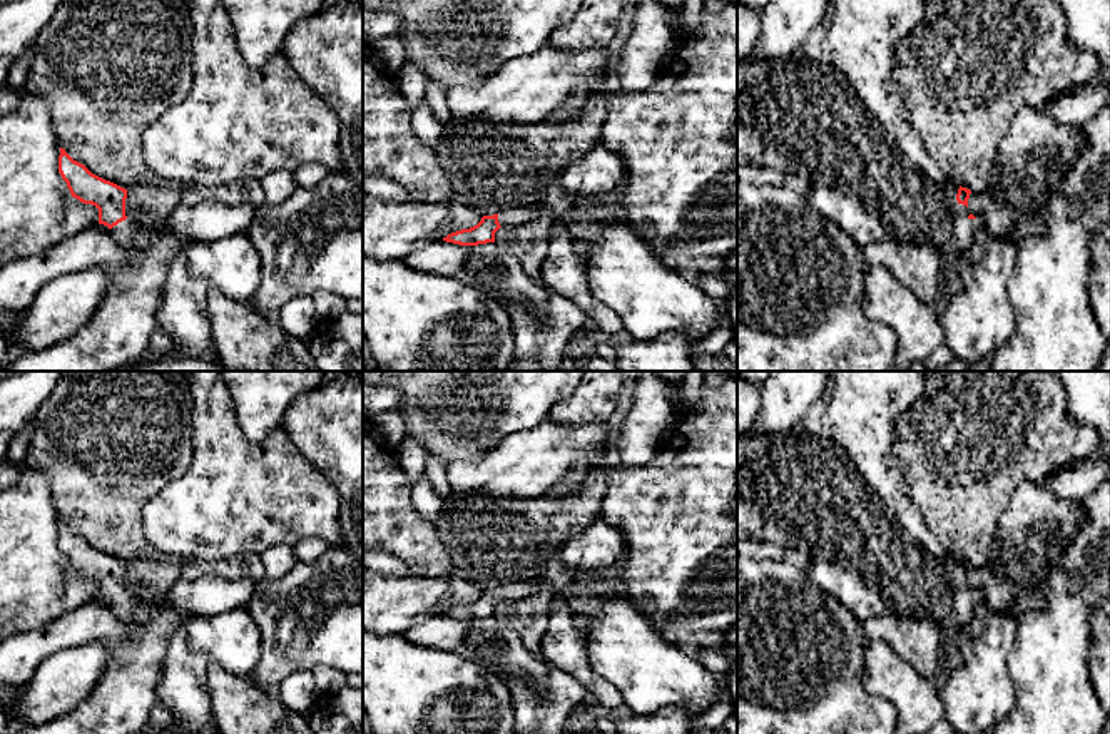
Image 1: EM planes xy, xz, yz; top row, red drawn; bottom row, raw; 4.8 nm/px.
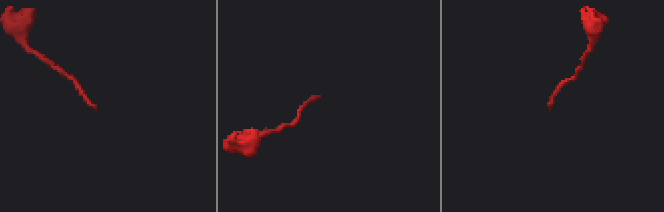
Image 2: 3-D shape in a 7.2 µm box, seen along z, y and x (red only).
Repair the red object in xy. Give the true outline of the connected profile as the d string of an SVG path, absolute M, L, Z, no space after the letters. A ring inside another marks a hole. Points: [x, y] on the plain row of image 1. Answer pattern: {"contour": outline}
{"contour": "M60 522L59 547L67 557L72 572L99 584L99 599L110 604L112 612L135 627L147 622L164 605L164 595L140 599L134 585L125 584L127 563L92 548Z"}

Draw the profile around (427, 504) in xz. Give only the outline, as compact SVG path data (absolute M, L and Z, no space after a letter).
M425 475L411 482L411 502L415 510L430 523L436 527L441 515L443 500L436 497L433 488L428 485Z

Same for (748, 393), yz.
M737 376L737 435L742 435L759 416L761 386Z

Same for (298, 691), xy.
M298 670L286 677L274 692L288 711L304 714L318 697L311 670Z

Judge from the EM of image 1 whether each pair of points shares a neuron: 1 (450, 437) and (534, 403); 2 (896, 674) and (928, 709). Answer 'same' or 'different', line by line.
1: same
2: same

